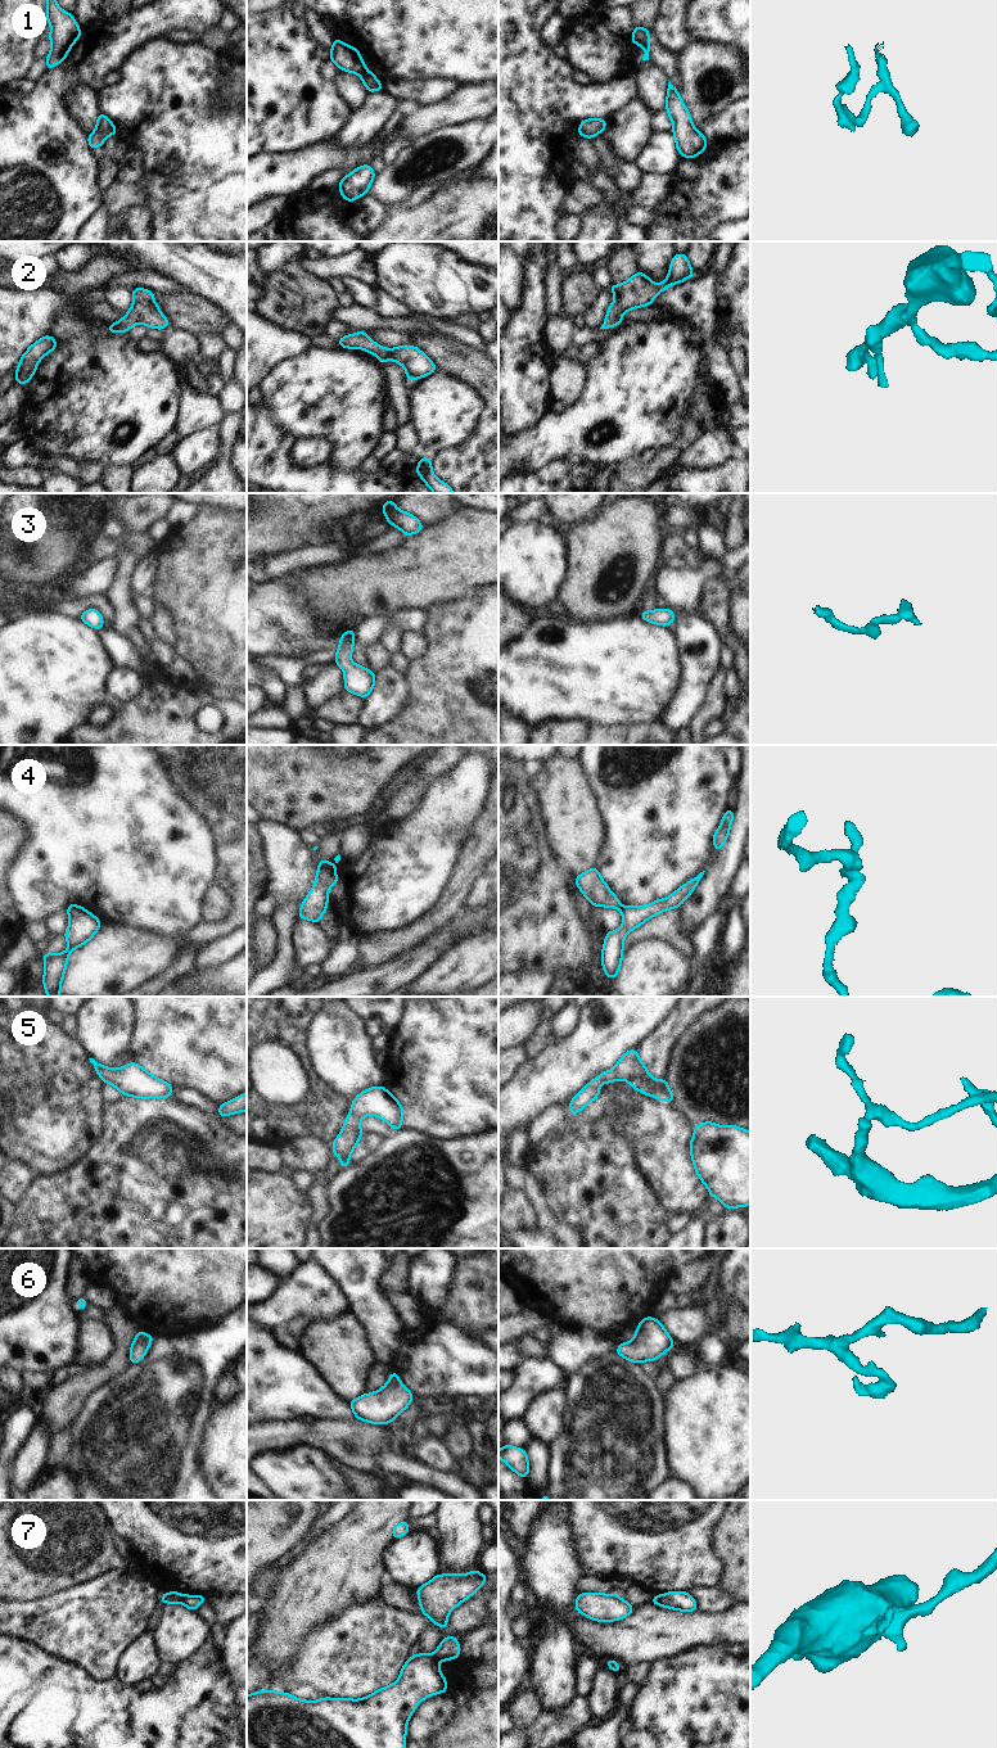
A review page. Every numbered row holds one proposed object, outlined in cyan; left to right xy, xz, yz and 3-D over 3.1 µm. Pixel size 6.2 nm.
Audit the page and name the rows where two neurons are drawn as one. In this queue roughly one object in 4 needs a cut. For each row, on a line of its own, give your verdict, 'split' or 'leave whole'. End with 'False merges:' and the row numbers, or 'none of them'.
1: split
2: leave whole
3: leave whole
4: split
5: leave whole
6: leave whole
7: split
False merges: 1, 4, 7

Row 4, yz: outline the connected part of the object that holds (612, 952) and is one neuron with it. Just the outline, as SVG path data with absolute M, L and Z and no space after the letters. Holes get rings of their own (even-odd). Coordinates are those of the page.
M705 871L691 878L687 884L678 887L672 895L658 899L645 907L626 905L622 907L623 925L617 931L608 931L601 950L601 966L608 979L618 975L623 956L623 940L633 929L639 927L649 918L666 912L667 909L678 908L686 898L694 891Z

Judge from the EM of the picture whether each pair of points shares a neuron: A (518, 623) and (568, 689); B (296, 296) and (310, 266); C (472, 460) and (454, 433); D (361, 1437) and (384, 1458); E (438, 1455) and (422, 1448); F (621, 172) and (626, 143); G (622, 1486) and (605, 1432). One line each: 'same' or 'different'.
A: different
B: different
C: different
D: different
E: same
F: different
G: same

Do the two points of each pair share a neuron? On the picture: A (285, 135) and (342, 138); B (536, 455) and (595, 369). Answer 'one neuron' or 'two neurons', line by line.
A: two neurons
B: one neuron

